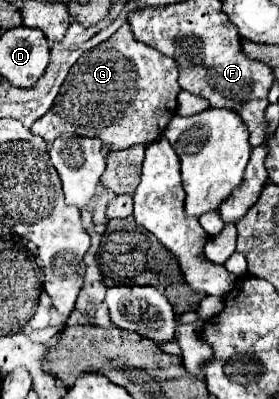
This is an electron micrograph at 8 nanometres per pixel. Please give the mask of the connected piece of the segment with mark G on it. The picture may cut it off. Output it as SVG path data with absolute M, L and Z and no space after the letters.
M123 24L109 40L85 52L75 62L53 108L31 126L31 132L47 144L61 134L99 138L103 142L103 154L137 144L149 146L163 136L175 116L179 92L175 60L137 42L129 24Z

